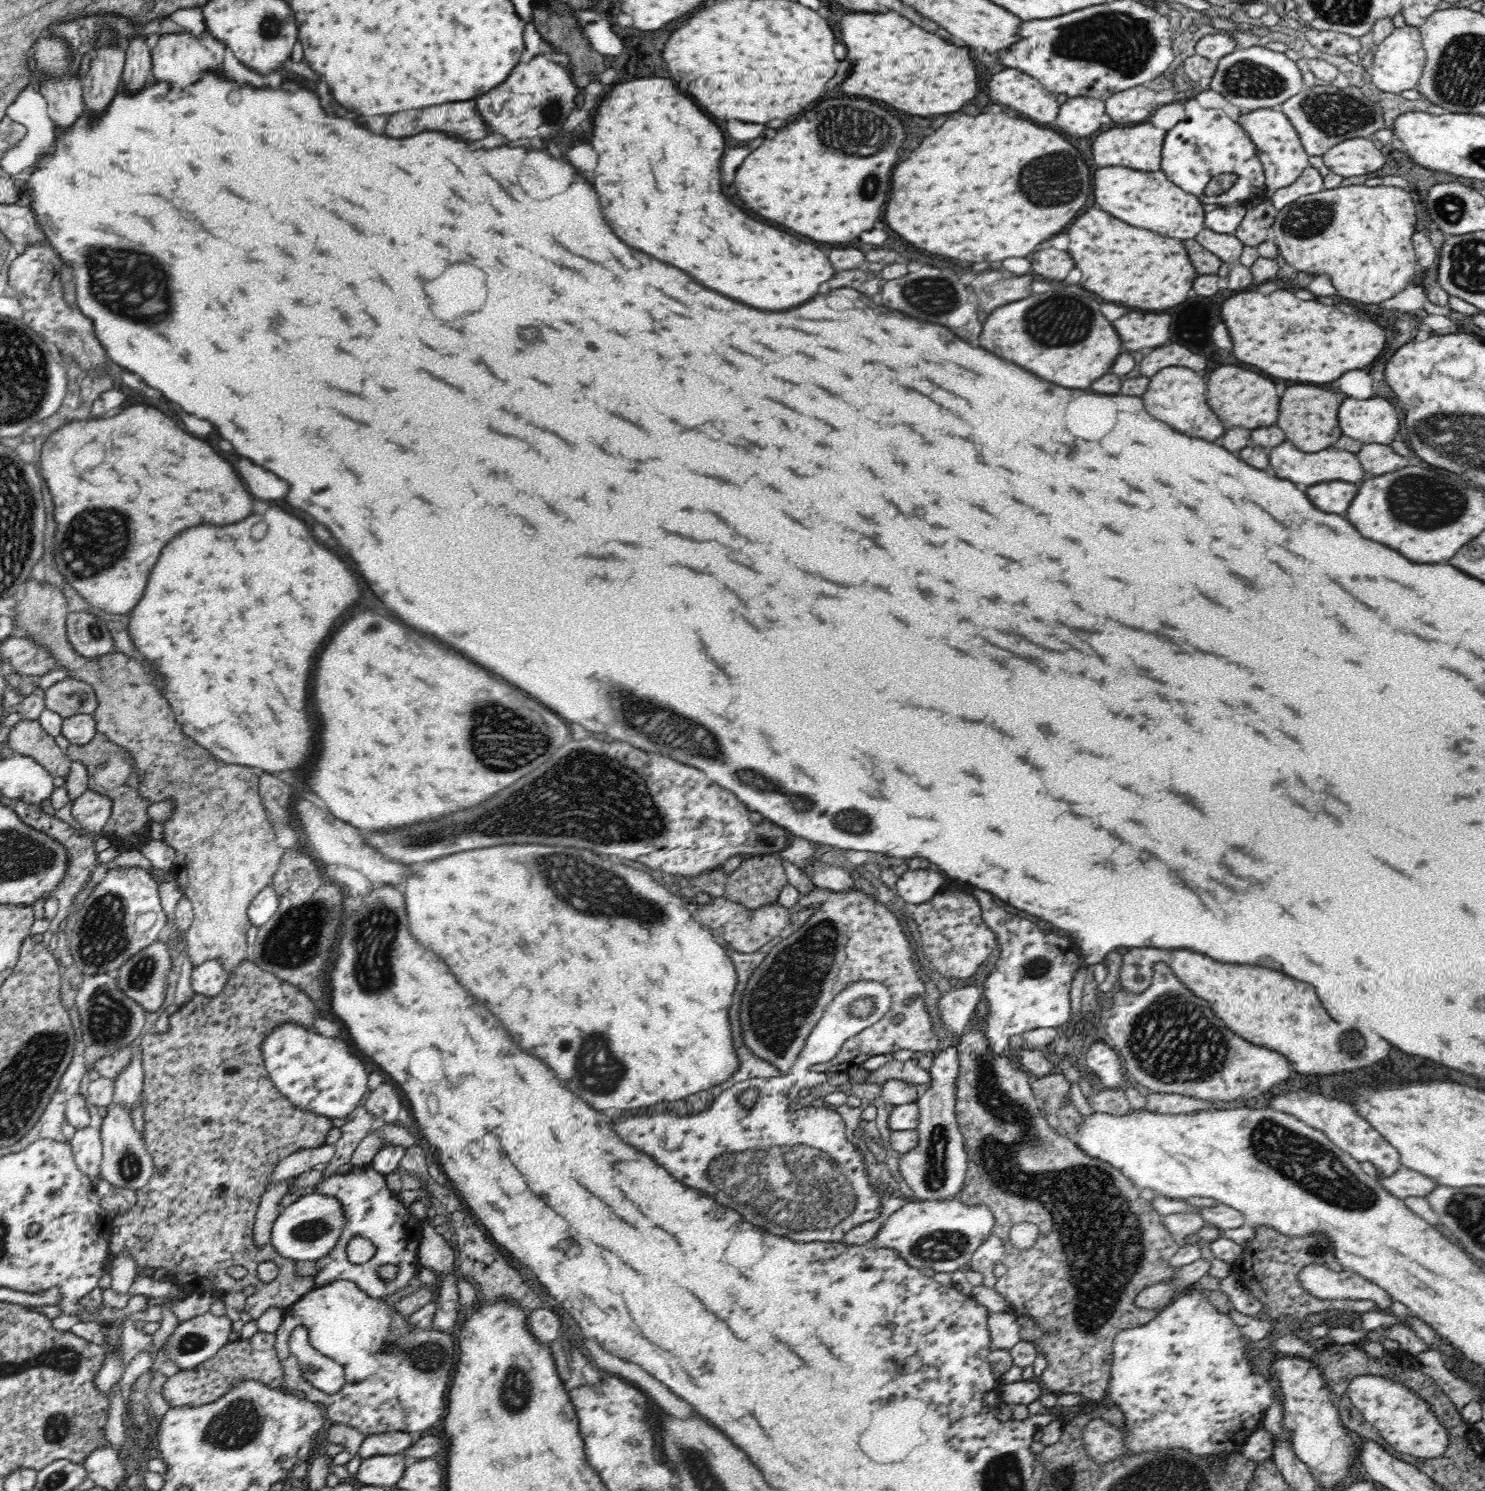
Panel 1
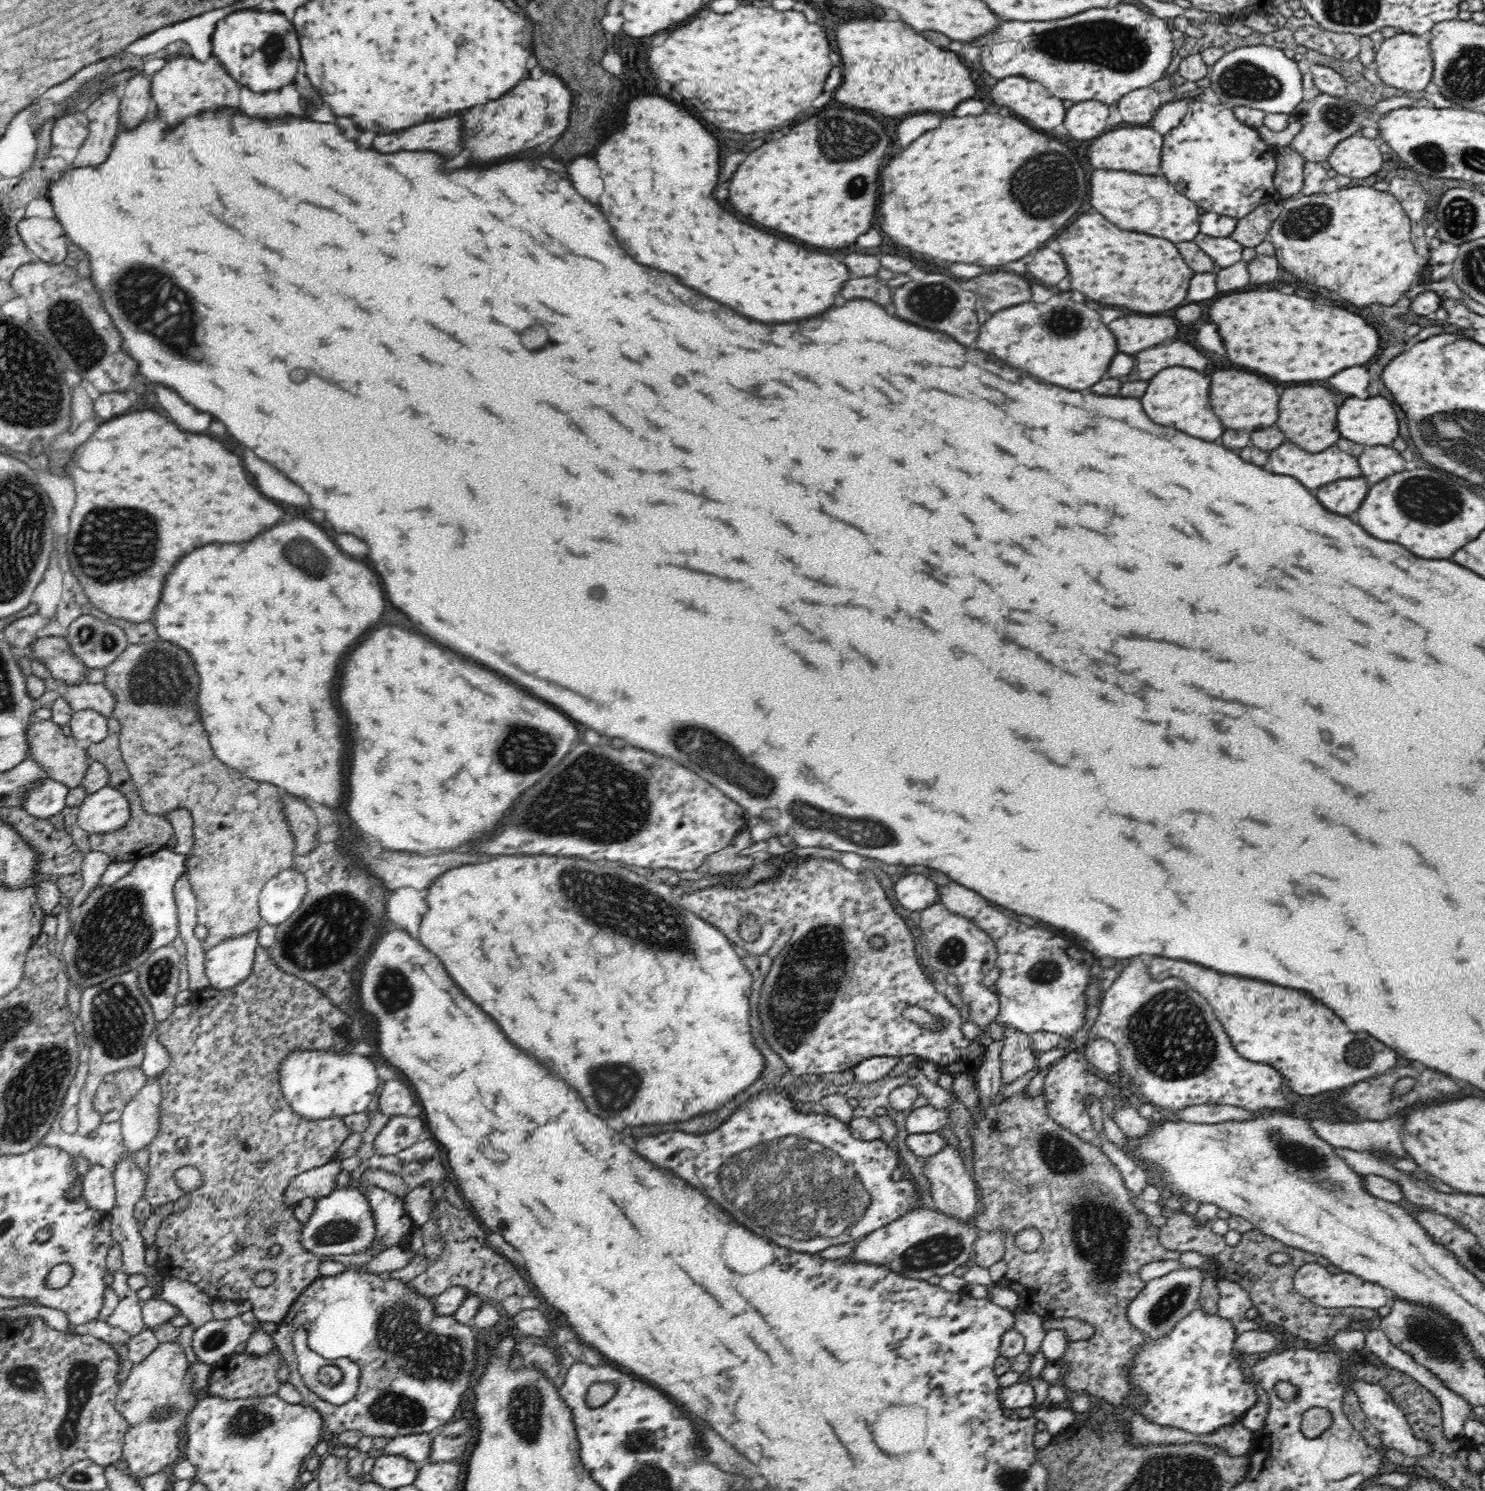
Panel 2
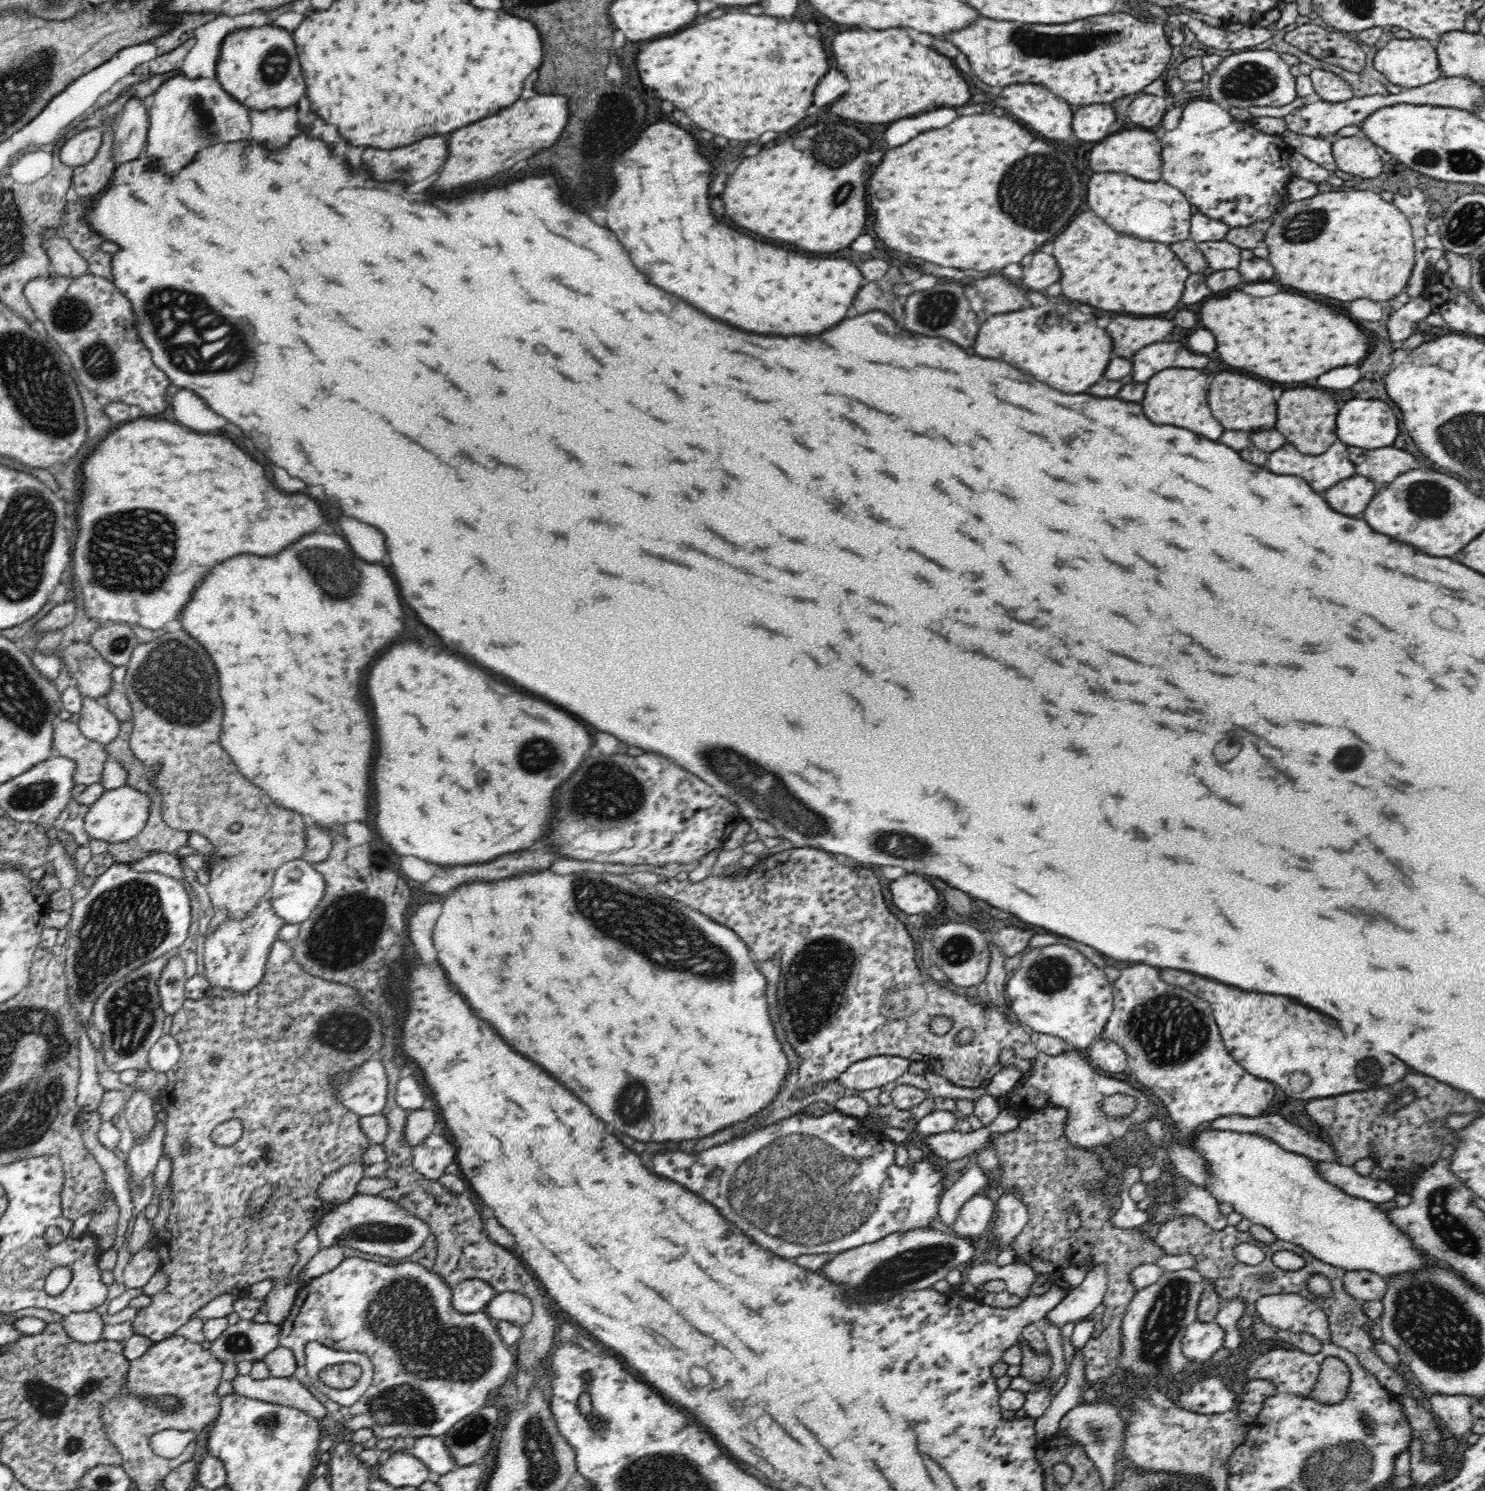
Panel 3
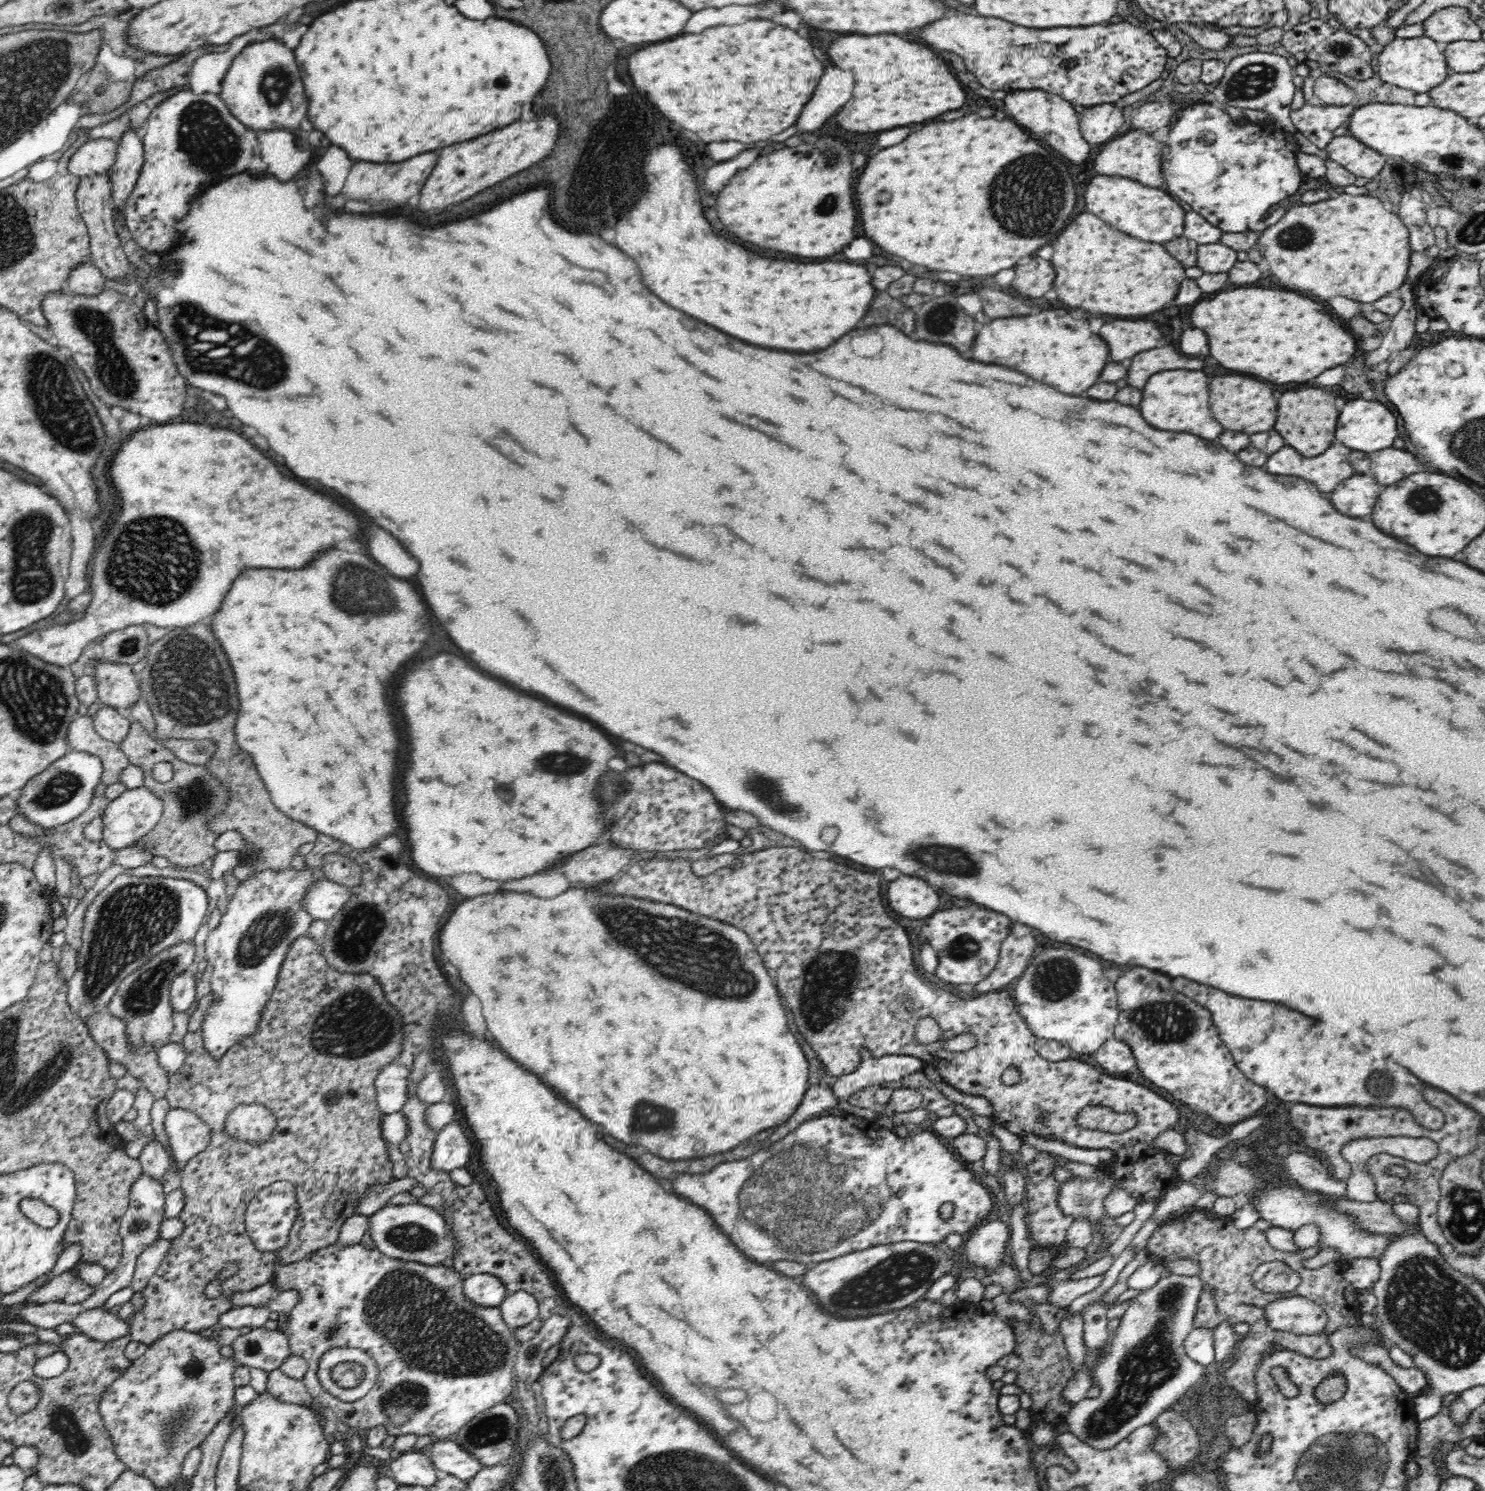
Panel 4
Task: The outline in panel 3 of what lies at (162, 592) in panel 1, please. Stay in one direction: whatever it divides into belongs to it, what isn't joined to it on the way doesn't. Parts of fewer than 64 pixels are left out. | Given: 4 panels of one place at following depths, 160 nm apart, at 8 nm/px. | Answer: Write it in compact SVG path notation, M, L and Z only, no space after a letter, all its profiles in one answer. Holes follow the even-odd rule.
M314 532L308 536L302 536L296 540L296 544L290 544L280 552L278 556L232 556L232 560L224 560L224 564L218 564L212 568L212 572L202 580L202 584L192 594L192 600L186 604L180 624L182 628L198 640L206 652L210 654L220 680L220 698L224 704L224 720L222 720L222 732L218 738L220 746L230 759L236 763L238 770L249 783L256 784L268 794L278 807L284 807L288 811L296 811L300 815L310 816L316 826L328 829L330 824L336 822L337 828L344 828L348 822L364 822L368 818L370 810L370 764L372 764L372 752L374 752L374 726L370 712L362 700L362 678L364 670L368 670L370 662L380 654L380 648L384 650L390 646L390 642L398 640L404 632L404 608L398 596L396 578L384 564L366 564L364 560L356 558L346 540L334 534Z

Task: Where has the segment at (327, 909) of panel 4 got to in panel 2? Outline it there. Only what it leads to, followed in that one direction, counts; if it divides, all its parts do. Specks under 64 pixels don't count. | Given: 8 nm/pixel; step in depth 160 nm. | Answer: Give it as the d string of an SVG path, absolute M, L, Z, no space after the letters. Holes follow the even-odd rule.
M286 869L271 878L259 894L258 908L262 923L285 922L300 906L306 894L306 879L296 869Z

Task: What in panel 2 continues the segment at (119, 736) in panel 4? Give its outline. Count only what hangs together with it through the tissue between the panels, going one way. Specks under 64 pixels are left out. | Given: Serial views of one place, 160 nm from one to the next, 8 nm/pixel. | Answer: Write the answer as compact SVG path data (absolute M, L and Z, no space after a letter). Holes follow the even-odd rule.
M92 709L75 712L69 720L72 736L79 743L100 742L108 732L108 717Z

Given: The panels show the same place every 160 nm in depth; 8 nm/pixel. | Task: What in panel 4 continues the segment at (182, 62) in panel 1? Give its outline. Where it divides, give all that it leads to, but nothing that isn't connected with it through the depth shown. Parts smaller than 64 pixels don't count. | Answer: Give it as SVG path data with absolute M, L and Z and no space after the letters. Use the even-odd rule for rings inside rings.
M185 87L160 102L147 120L148 128L142 138L145 161L121 211L138 246L162 254L178 242L176 226L188 210L188 196L200 192L216 174L220 178L242 172L260 176L268 166L258 154L256 134L251 128L244 128L219 94L196 94Z

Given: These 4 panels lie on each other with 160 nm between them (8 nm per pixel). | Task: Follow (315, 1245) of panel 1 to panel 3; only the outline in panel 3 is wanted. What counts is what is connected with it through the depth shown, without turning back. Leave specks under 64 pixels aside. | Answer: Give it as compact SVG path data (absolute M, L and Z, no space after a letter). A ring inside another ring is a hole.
M356 1193L344 1202L334 1203L330 1212L320 1216L317 1227L319 1248L333 1246L354 1248L370 1255L402 1259L414 1254L430 1234L428 1223L416 1215L408 1214L397 1203L378 1197Z

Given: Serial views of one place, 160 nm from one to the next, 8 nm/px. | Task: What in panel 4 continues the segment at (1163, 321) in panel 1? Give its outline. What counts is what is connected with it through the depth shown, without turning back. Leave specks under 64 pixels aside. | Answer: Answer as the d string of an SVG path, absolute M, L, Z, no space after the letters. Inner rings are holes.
M1114 320L1102 326L1100 336L1110 346L1110 358L1120 362L1136 356L1138 352L1156 348L1162 338L1162 332L1154 322Z

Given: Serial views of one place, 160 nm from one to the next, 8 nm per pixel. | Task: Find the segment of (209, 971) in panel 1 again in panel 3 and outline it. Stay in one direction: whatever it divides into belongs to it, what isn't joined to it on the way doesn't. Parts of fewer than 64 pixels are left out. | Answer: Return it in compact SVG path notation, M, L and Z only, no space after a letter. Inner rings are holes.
M268 895L263 896L250 918L227 920L205 940L204 976L212 987L218 986L234 992L248 992L260 984L264 976L268 950L277 939L278 930L285 924L285 920L272 911Z

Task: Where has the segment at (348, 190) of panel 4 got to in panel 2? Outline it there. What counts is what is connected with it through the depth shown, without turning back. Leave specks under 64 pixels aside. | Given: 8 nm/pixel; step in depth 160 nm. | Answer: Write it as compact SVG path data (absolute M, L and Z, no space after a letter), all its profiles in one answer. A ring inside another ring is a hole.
M462 118L422 122L404 132L380 134L372 146L384 154L394 154L398 150L434 150L452 158L462 150Z

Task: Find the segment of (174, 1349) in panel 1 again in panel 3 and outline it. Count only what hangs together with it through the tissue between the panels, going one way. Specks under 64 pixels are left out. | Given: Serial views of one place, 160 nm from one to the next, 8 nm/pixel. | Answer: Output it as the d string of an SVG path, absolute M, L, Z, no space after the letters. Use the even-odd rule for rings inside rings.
M240 1319L237 1324L230 1325L218 1339L210 1341L208 1349L214 1357L221 1360L254 1362L262 1354L268 1354L279 1345L280 1328L276 1324L264 1322L258 1324L253 1320Z

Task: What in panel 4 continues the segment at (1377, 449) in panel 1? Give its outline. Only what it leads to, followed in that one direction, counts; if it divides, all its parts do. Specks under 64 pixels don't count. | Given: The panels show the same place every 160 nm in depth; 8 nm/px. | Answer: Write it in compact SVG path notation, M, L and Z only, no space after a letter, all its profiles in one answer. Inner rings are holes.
M1386 448L1386 450L1370 454L1370 468L1376 482L1386 486L1386 484L1394 484L1402 480L1404 476L1420 472L1422 464L1410 452Z

